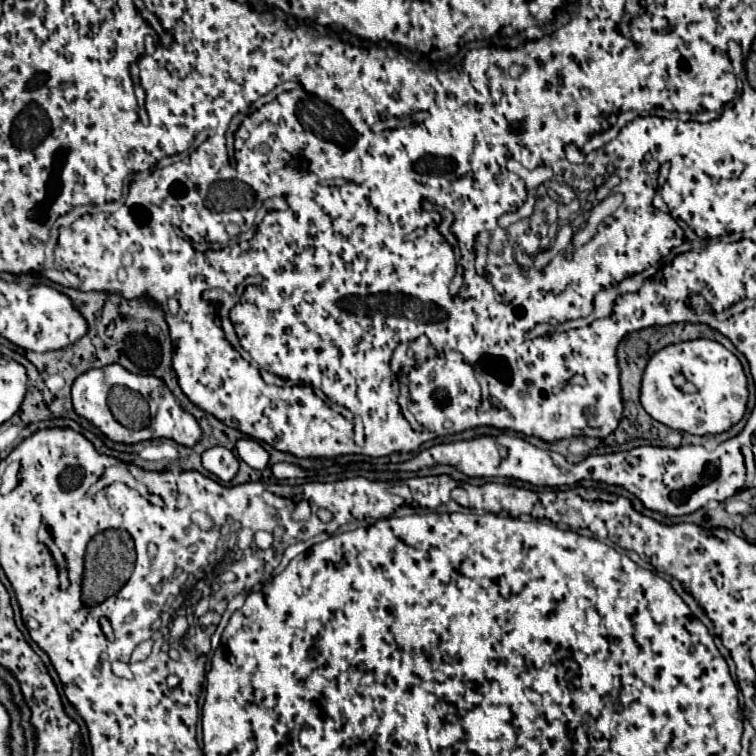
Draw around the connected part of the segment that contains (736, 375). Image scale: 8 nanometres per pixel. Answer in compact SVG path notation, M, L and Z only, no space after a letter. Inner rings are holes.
M712 339L682 341L682 343L666 345L664 349L656 351L644 369L642 387L640 387L640 403L650 417L654 417L660 423L666 423L672 429L686 431L692 435L716 435L716 433L728 431L732 425L736 425L742 419L742 415L746 411L746 401L748 401L748 387L746 387L744 369L740 365L738 357L732 351L728 351L724 345L720 345L718 341L712 341ZM678 375L682 375L690 385L676 385L674 379ZM666 395L668 395L668 423L666 423L666 417L660 407L662 405L660 399L662 397L666 399Z

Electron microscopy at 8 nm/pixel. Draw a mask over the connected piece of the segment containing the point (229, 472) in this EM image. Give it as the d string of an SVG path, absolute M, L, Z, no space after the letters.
M221 446L206 449L202 453L202 463L204 463L204 467L210 473L214 473L216 477L220 477L222 481L230 481L236 475L236 471L238 471L238 459L236 459L236 455Z

